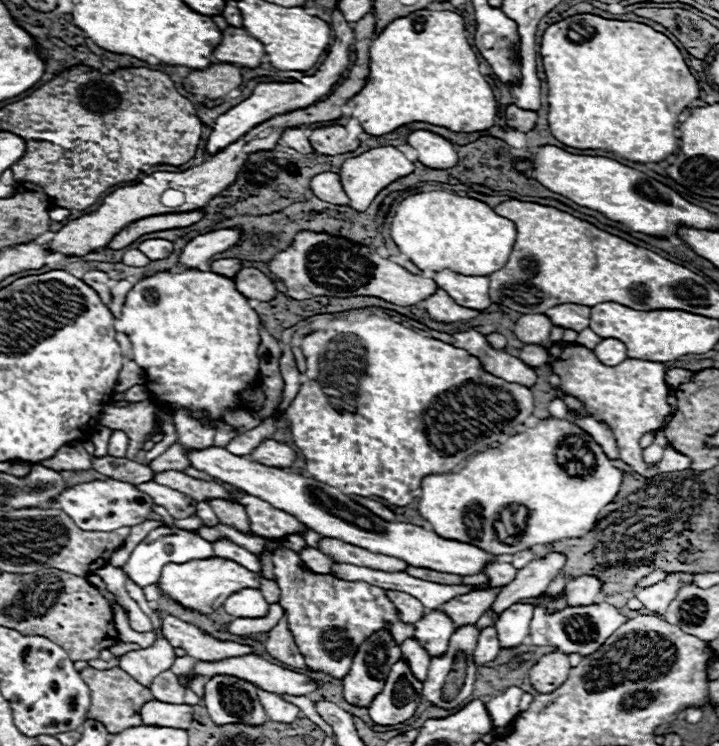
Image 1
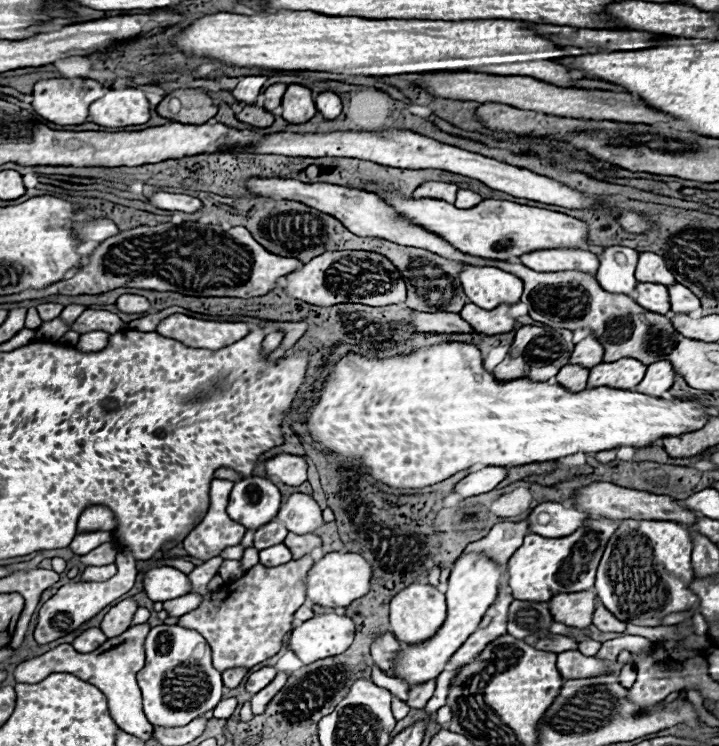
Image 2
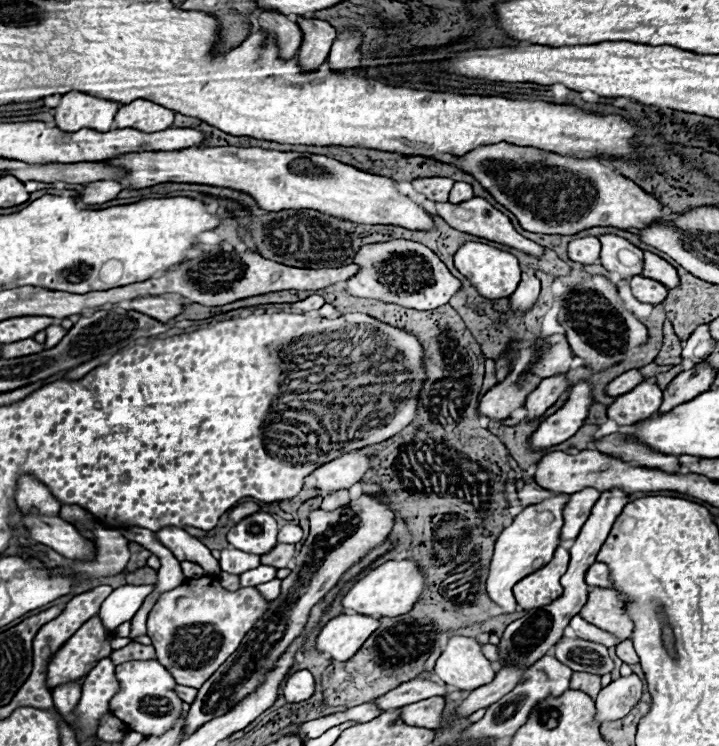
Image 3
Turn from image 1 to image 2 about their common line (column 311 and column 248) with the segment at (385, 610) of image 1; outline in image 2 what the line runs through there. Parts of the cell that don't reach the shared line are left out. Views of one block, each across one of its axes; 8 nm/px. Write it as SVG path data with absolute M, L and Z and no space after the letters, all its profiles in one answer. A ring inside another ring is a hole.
M216 556L206 564L196 566L194 572L188 574L188 578L192 580L192 592L202 594L204 600L196 610L184 614L178 624L198 630L208 640L216 670L224 672L226 668L236 666L252 668L254 664L274 656L282 646L282 638L292 630L294 612L304 604L306 598L304 578L314 560L312 556L304 556L300 560L290 560L272 568L258 562L240 580L234 580L228 586L224 584L218 592L208 592L206 586L218 572L222 562L224 560Z

